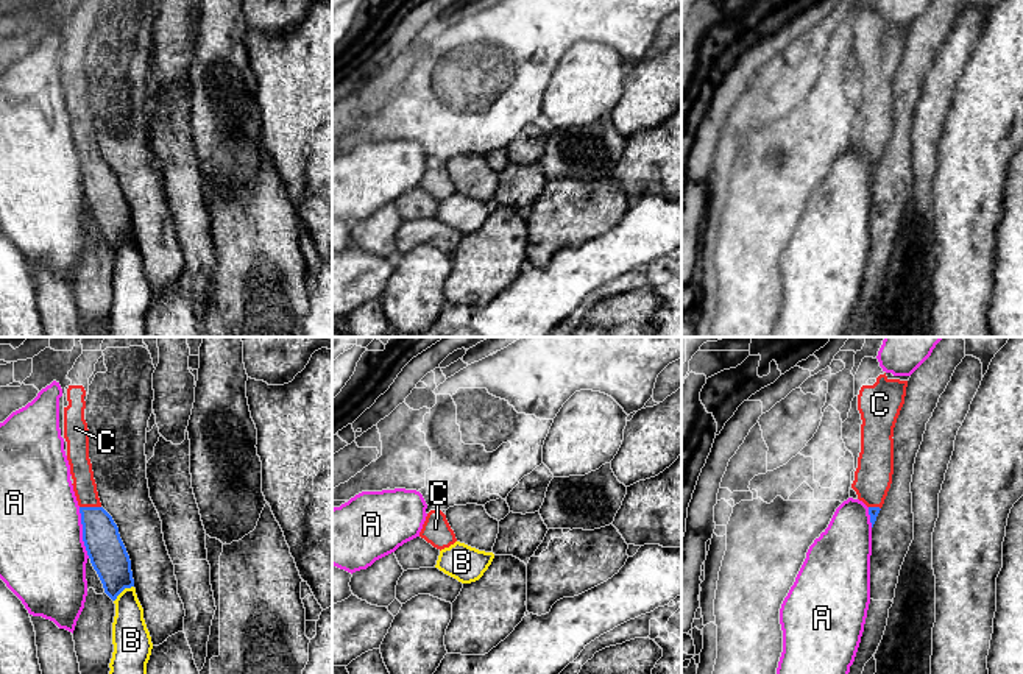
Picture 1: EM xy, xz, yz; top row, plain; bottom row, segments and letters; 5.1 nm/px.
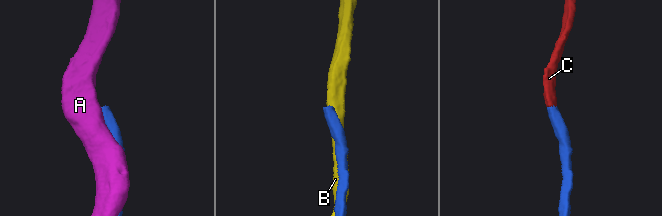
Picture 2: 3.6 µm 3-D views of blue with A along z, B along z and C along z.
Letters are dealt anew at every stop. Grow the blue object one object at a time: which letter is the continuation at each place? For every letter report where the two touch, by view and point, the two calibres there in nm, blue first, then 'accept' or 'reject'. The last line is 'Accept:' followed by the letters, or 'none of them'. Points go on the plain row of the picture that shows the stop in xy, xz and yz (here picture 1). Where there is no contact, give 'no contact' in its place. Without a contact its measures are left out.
A: contact xy (83, 183); calibres 190 and 440 nm; reject
B: contact xy (122, 241); calibres 190 and 190 nm; reject
C: contact xy (91, 158); calibres 190 and 120 nm; accept
Accept: C

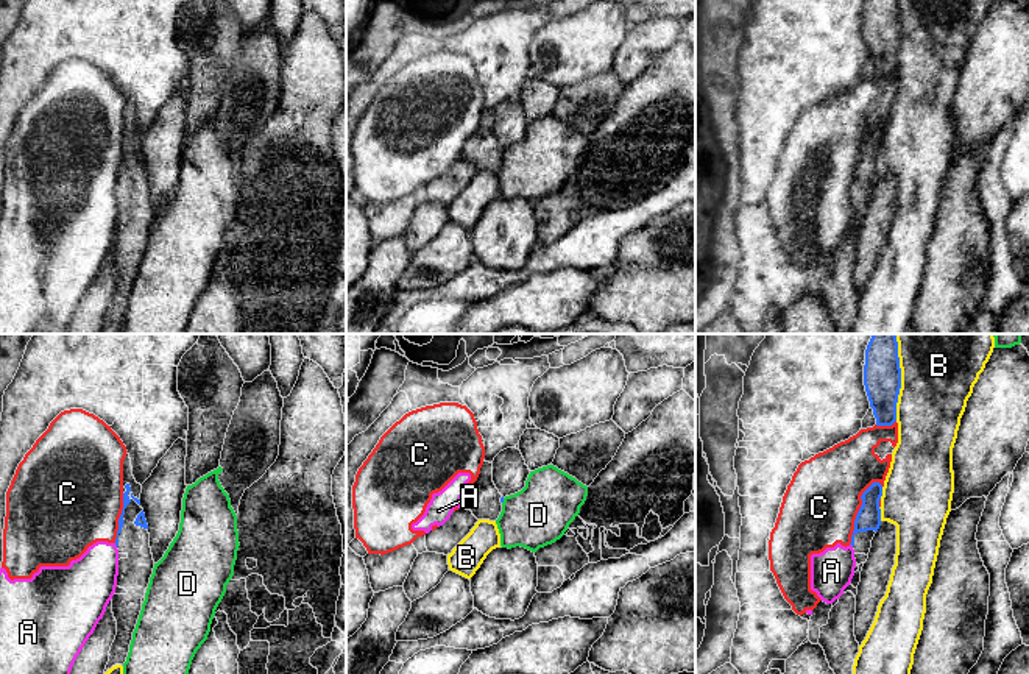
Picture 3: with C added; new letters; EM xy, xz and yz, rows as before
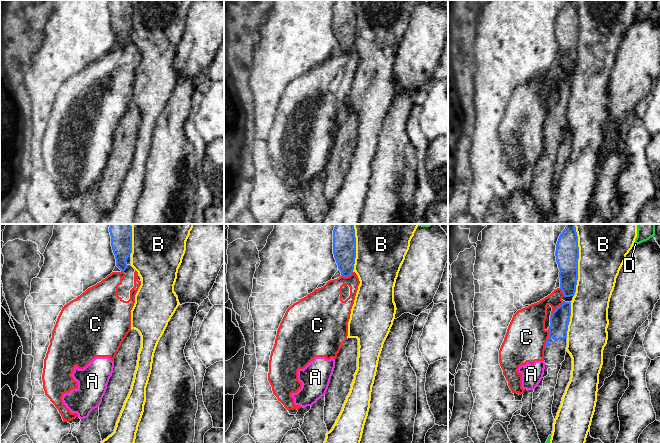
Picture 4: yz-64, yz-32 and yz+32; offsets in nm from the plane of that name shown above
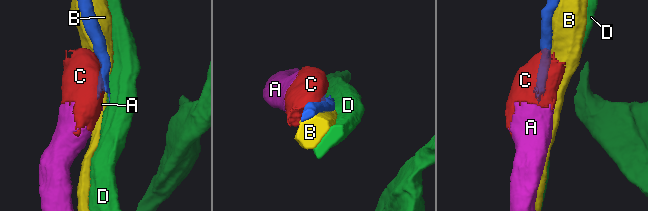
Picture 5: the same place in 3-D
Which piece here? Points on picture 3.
A: contact xz (462, 150); calibres 20 and 140 nm; reject
B: contact yz (900, 36); calibres 190 and 360 nm; reject
C: contact yz (859, 161); calibres 130 and 380 nm; reject
D: contact xz (502, 152); calibres 20 and 320 nm; reject
Accept: none of them

